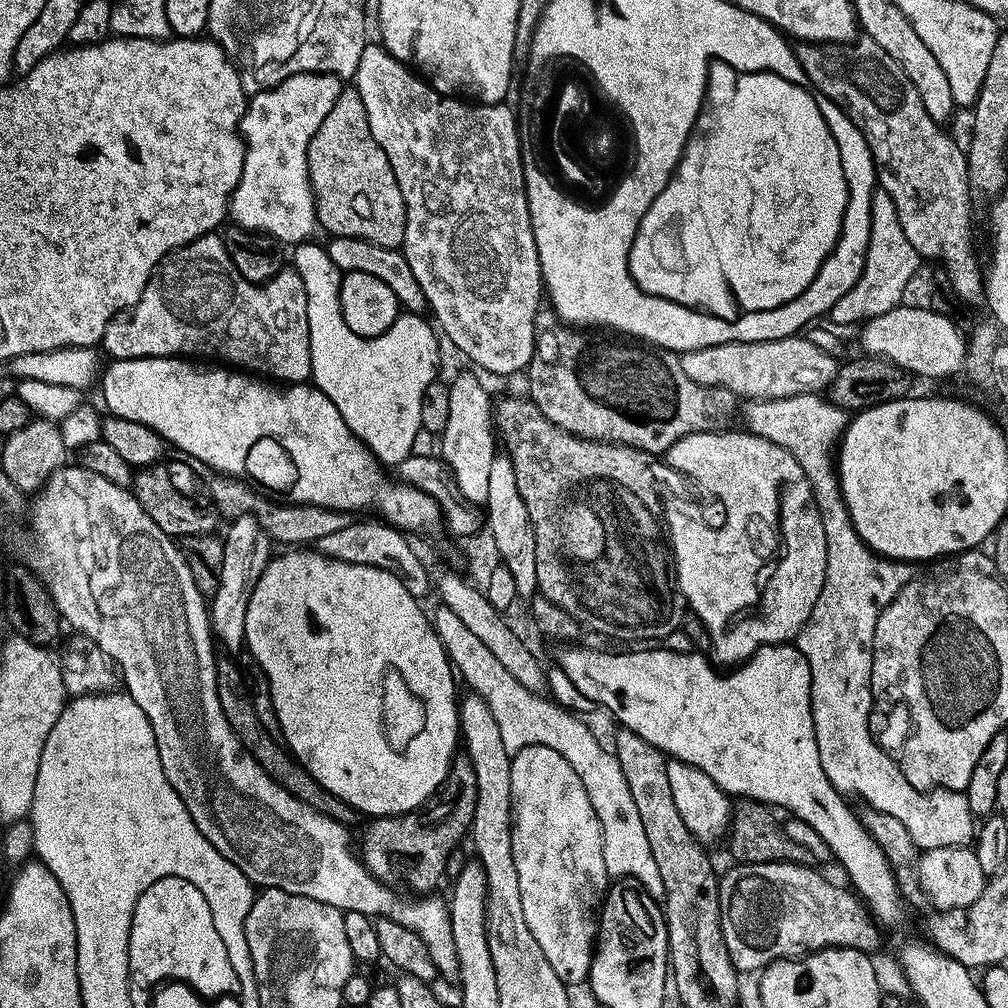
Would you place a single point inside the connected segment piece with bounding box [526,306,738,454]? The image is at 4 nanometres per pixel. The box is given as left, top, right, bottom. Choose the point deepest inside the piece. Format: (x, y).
(596, 387)

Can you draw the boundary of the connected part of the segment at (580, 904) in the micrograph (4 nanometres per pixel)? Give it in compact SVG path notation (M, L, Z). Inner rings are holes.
M526 746L512 756L510 770L512 791L512 853L514 870L518 870L518 890L522 894L522 914L526 914L526 926L534 934L534 942L542 946L546 962L554 966L554 974L569 986L584 984L592 969L592 958L598 913L610 887L606 870L606 858L602 854L602 826L594 806L590 806L590 794L582 786L582 778L574 774L574 766L562 758L550 746Z

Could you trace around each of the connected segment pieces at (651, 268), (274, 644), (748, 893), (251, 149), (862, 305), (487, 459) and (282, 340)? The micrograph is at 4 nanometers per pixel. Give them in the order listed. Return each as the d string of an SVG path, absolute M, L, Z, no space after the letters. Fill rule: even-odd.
M689 142L684 147L680 164L672 180L654 198L650 210L642 218L628 255L628 270L634 282L646 294L654 294L686 308L699 309L702 304L711 316L721 315L720 304L736 304L734 294L718 262L714 242L706 231L706 222L700 217L700 171L704 148Z
M288 550L285 556L277 555L268 561L266 570L258 578L246 606L246 634L244 643L247 651L254 654L258 666L270 682L272 705L280 723L280 736L289 753L330 794L346 802L357 813L365 817L397 816L425 804L444 783L458 748L458 695L456 680L448 652L442 646L433 621L420 609L421 601L402 586L398 578L386 570L374 566L358 566L350 562L332 560L318 550Z
M770 862L769 864L736 864L732 866L732 869L728 873L723 873L720 876L722 938L737 973L745 974L744 972L753 972L753 974L756 974L767 968L769 964L773 964L775 960L790 960L797 956L807 956L809 952L821 952L824 948L857 948L860 952L875 953L875 948L880 944L881 929L876 921L872 919L871 912L865 908L863 900L847 887L844 887L844 889L839 888L836 884L831 884L822 873L815 872L814 869L815 867L803 864L779 864L778 862Z
M303 72L302 74L294 74L290 78L286 78L282 82L278 82L278 86L268 88L264 92L257 92L247 101L244 117L240 120L239 133L244 141L244 165L242 166L242 178L238 182L238 186L233 190L230 197L230 220L237 228L244 229L247 232L263 233L270 236L273 240L281 245L295 246L305 243L309 239L308 236L312 231L317 231L316 223L316 207L312 198L312 187L308 178L308 147L310 146L310 138L314 138L314 134L318 134L318 126L322 126L322 118L326 118L326 114L330 114L330 106L334 106L334 98L338 98L342 81L338 76L331 76L328 72Z
M875 191L872 194L872 209L870 210L870 242L866 250L866 258L862 266L862 274L838 302L826 313L827 319L839 324L863 325L864 321L878 314L886 314L886 310L901 307L904 291L908 283L916 276L916 271L922 265L922 258L910 246L906 234L902 231L902 222L898 222L898 210L890 199L890 194Z
M462 372L449 381L449 420L438 440L438 452L452 473L457 493L473 505L485 505L489 496L490 473L493 458L498 454L494 431L494 402L479 378Z
M209 234L200 236L196 240L183 244L173 252L167 252L160 260L160 264L152 271L150 282L146 282L146 290L142 290L142 298L130 310L130 315L124 314L110 321L104 331L102 348L109 352L112 360L137 360L147 356L171 356L173 358L200 358L205 356L205 361L219 362L224 366L231 366L236 370L243 370L248 374L255 374L260 378L267 378L272 382L283 382L285 385L302 384L311 377L310 370L310 326L306 322L306 292L302 286L302 278L298 278L295 268L284 266L276 276L270 277L263 284L252 284L238 272L227 253L223 239L219 235Z

